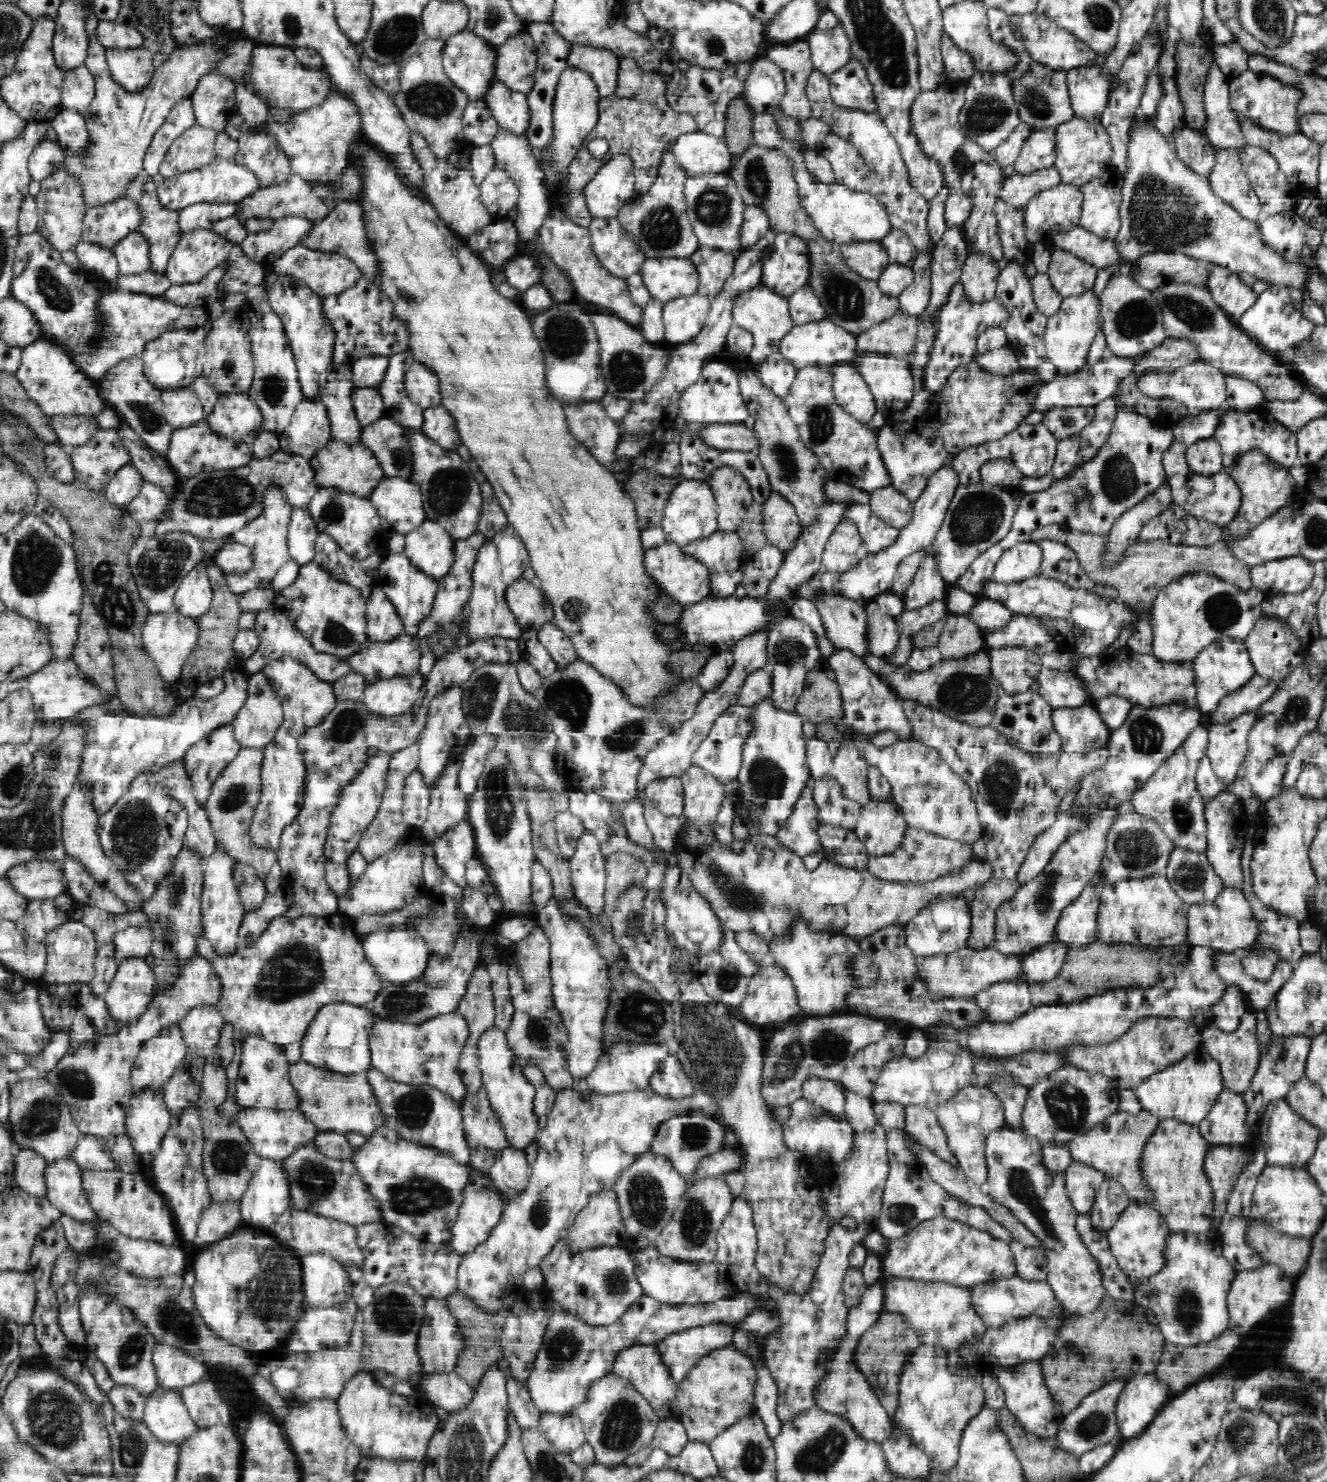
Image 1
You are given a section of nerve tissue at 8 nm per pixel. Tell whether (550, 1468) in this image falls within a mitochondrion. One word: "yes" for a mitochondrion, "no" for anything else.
yes

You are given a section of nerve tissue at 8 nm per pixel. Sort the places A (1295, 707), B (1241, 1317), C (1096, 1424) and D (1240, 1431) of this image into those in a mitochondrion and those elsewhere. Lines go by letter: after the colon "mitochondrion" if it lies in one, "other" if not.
A: mitochondrion
B: other
C: mitochondrion
D: mitochondrion

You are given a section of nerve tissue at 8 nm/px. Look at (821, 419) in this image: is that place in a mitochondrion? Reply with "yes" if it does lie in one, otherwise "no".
yes

